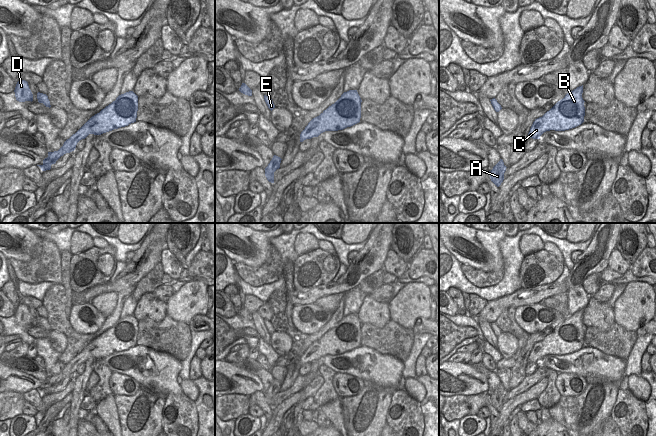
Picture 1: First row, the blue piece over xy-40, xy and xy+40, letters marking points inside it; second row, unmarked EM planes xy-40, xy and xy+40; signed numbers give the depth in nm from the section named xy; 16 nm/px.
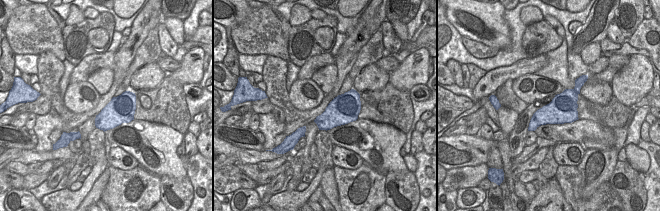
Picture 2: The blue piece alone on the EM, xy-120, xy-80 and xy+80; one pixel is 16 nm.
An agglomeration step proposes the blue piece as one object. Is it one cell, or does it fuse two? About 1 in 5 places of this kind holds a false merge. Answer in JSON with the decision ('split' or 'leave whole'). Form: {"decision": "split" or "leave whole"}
{"decision": "leave whole"}

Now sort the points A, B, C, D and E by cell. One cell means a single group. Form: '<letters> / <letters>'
A B C D E

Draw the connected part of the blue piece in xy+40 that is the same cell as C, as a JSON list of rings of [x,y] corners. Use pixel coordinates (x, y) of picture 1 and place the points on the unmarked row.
[[[583,309],[567,317],[542,341],[535,343],[528,357],[528,363],[540,363],[546,355],[565,355],[581,349],[585,340],[582,317]]]

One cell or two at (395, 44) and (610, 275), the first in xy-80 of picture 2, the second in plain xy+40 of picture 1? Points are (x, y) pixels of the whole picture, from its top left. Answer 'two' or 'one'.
two

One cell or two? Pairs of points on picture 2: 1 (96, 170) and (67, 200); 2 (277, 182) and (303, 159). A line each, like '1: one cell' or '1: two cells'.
1: one cell
2: two cells

